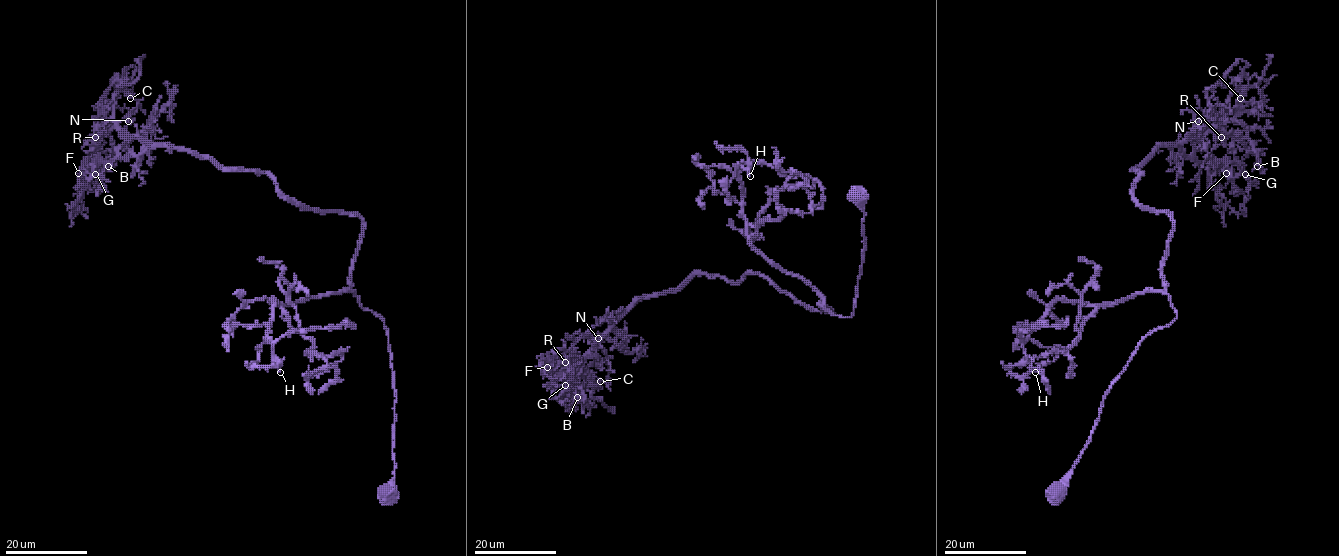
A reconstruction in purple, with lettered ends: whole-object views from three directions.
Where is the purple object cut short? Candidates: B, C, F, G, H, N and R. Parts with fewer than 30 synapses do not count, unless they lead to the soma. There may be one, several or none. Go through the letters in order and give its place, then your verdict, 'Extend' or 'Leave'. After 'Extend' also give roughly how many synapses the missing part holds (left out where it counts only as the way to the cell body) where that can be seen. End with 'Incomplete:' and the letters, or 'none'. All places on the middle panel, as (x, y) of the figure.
B: Place: (577, 397). Leave
C: Place: (600, 381). Leave
F: Place: (547, 367). Leave
G: Place: (565, 385). Leave
H: Place: (750, 176). Extend. Roughly 30 synapses
N: Place: (598, 338). Leave
R: Place: (565, 362). Leave
Incomplete: H

